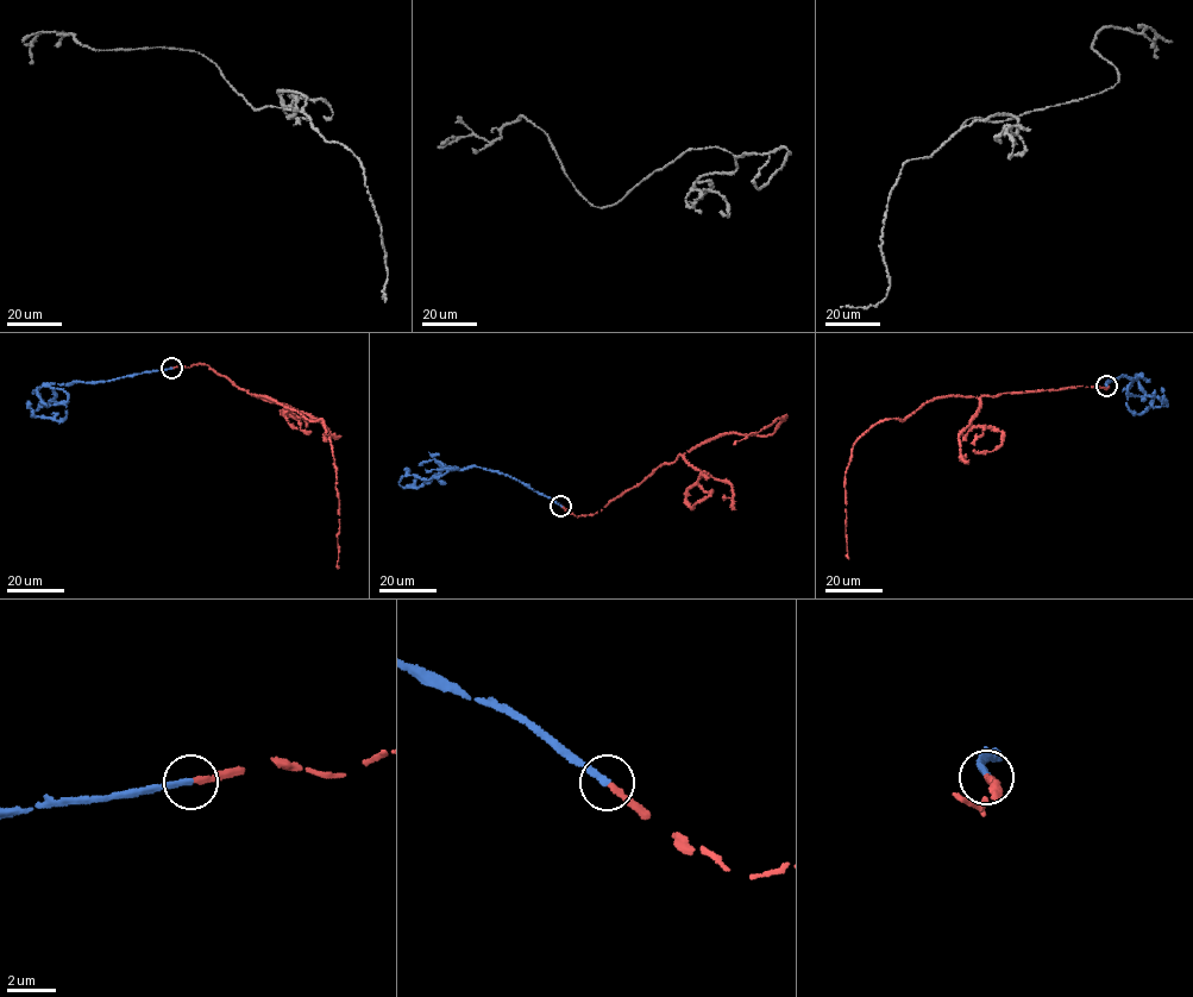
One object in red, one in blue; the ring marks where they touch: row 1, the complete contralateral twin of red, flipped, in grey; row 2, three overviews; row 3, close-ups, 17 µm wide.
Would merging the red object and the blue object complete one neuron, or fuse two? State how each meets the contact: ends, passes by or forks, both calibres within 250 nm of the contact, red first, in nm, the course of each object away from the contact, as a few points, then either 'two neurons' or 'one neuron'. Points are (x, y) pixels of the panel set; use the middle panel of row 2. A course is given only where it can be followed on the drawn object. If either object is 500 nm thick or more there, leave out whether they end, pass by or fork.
red ends; blue ends; calibres 220 and 240 nm; course red (562, 506), (576, 515), (592, 515), (680, 455), (729, 433), (765, 437), (786, 415), (733, 445); course blue (560, 506), (507, 475), (471, 466), (445, 465), (418, 487), (399, 483), (403, 475), (428, 480), (449, 470); one neuron

